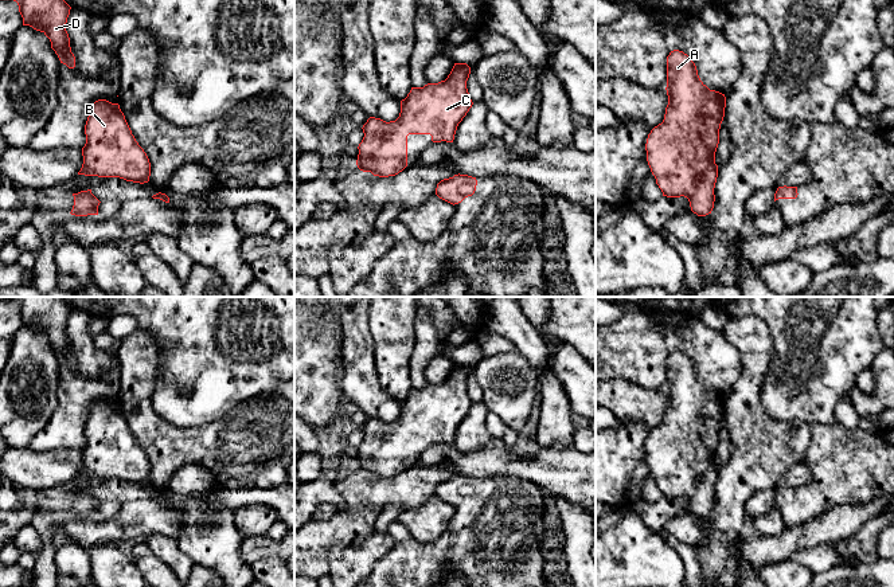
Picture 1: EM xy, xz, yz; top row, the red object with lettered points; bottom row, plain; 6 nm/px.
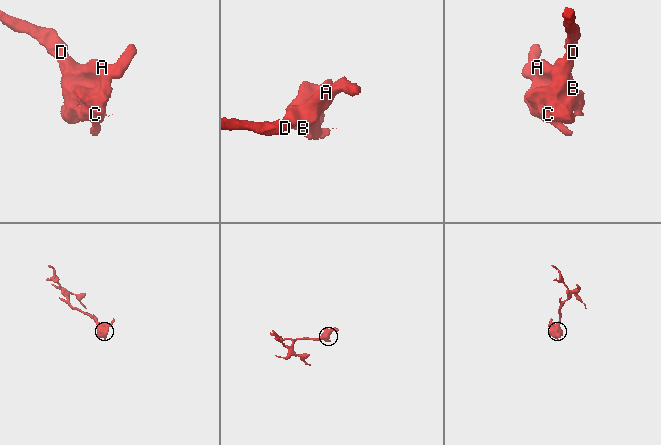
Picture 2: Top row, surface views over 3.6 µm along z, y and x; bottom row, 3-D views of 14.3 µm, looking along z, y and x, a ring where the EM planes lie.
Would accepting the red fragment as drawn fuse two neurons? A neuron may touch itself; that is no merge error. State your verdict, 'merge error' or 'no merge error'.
no merge error

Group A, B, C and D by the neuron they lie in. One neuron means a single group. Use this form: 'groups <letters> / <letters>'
groups A B C D

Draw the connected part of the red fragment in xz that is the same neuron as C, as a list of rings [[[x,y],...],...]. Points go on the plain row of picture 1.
[[[454,364],[445,381],[411,388],[395,422],[370,418],[363,426],[356,466],[374,477],[395,477],[407,467],[407,437],[430,435],[433,443],[453,443],[458,424],[473,403],[466,390],[471,368]]]

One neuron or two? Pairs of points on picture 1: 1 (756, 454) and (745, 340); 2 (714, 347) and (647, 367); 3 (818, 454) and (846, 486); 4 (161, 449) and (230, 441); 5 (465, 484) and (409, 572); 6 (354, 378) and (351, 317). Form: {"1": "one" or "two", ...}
{"1": "one", "2": "one", "3": "one", "4": "one", "5": "one", "6": "one"}

